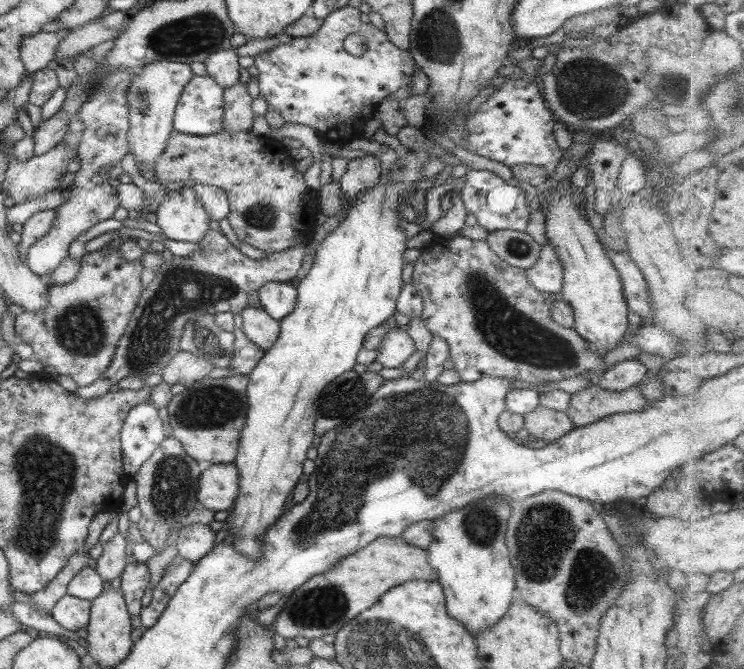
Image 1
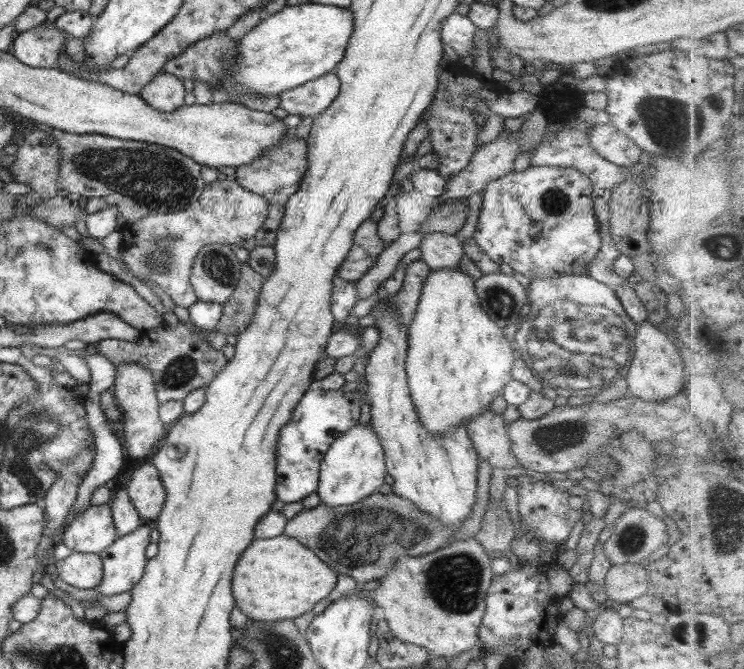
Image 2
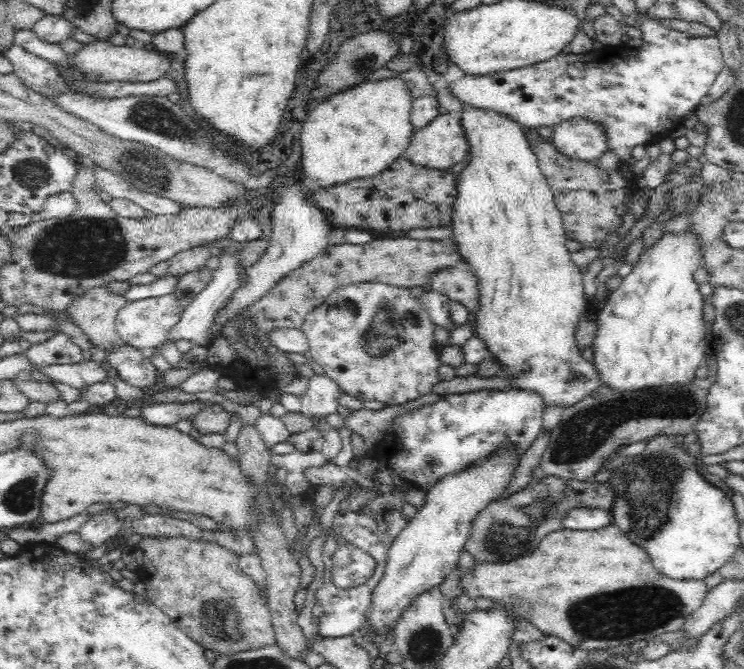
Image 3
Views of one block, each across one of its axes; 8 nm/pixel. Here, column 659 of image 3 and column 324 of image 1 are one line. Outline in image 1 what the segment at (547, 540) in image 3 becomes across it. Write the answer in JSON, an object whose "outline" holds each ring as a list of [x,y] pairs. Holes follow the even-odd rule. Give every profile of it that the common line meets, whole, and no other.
{"outline":[[[400,536],[379,537],[357,550],[357,554],[341,558],[333,569],[307,579],[293,590],[273,620],[271,630],[283,639],[298,639],[300,642],[337,633],[359,612],[377,602],[386,590],[416,580],[438,580],[437,572],[427,562],[427,552],[403,542]]]}

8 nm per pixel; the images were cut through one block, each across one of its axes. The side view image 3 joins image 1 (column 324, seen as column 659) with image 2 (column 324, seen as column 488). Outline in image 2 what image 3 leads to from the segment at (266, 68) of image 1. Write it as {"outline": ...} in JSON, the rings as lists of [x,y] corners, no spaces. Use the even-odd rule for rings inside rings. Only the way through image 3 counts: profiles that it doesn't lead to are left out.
{"outline":[[[329,71],[315,80],[280,92],[278,107],[287,114],[313,118],[333,102],[339,87],[337,75],[334,71]]]}

